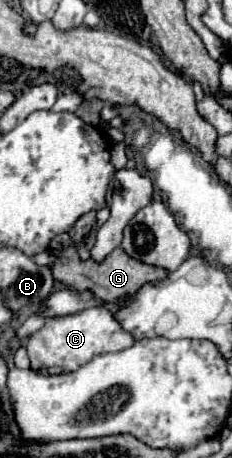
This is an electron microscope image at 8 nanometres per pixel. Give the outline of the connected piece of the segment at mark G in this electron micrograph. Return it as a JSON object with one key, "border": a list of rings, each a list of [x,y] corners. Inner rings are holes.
{"border":[[[73,245],[65,247],[55,261],[53,267],[53,277],[55,281],[63,283],[65,287],[73,287],[79,293],[91,293],[103,301],[121,301],[121,305],[125,305],[127,299],[133,299],[133,295],[145,285],[145,283],[157,283],[161,279],[165,279],[167,271],[161,267],[153,267],[153,265],[145,265],[137,259],[131,259],[129,255],[125,255],[123,249],[115,249],[103,263],[93,263],[89,261],[81,261],[77,255],[77,249]]]}

